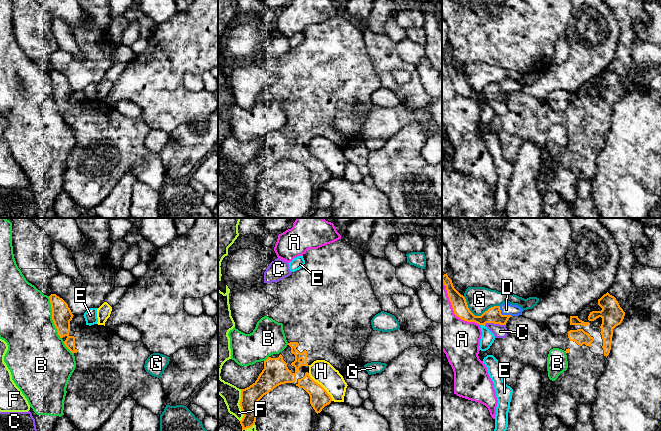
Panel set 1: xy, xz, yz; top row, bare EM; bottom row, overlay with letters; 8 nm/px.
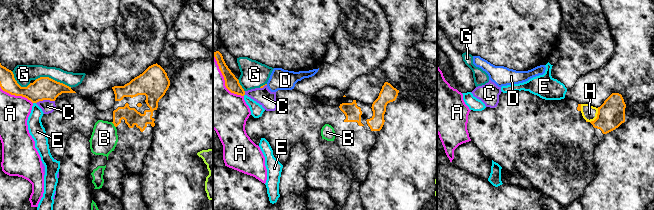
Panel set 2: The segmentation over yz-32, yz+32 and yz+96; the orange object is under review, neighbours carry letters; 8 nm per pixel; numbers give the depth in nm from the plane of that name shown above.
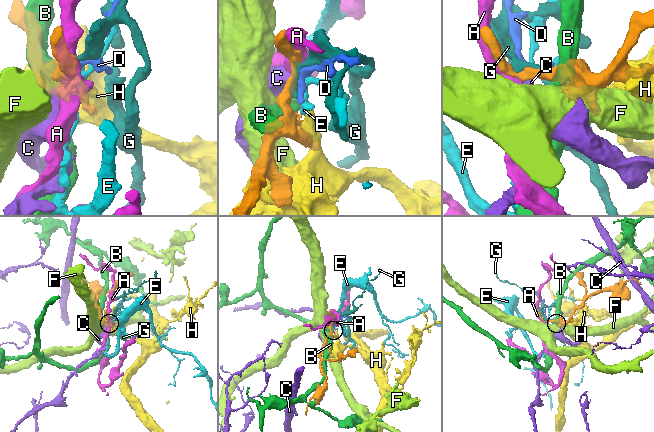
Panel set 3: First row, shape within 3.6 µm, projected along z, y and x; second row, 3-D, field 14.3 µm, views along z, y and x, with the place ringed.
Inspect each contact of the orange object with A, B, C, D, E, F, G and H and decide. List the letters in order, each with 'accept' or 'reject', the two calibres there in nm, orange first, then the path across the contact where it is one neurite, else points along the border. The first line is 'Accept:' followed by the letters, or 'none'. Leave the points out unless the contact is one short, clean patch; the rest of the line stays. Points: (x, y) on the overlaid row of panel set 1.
Accept: none
A: reject; 120 nm thick on the orange side, 320 nm on the other
B: reject; 160 nm thick on the orange side, 420 nm on the other
C: reject; 130 nm thick on the orange side, 110 nm on the other; border along yz (484, 324), (499, 323), (505, 325)
D: reject; 130 nm thick on the orange side, 100 nm on the other; border along yz (499, 306), (502, 314), (509, 314), (511, 316)
E: reject; 130 nm thick on the orange side, 110 nm on the other; border along yz (480, 324), (484, 326)
F: reject; 150 nm thick on the orange side, 150 nm on the other; border along xz (241, 389), (239, 406), (243, 417), (240, 421)
G: reject; 130 nm thick on the orange side, 200 nm on the other
H: reject; 160 nm thick on the orange side, 190 nm on the other

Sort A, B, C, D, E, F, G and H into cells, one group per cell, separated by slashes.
A / B / C D / E / F / G / H

